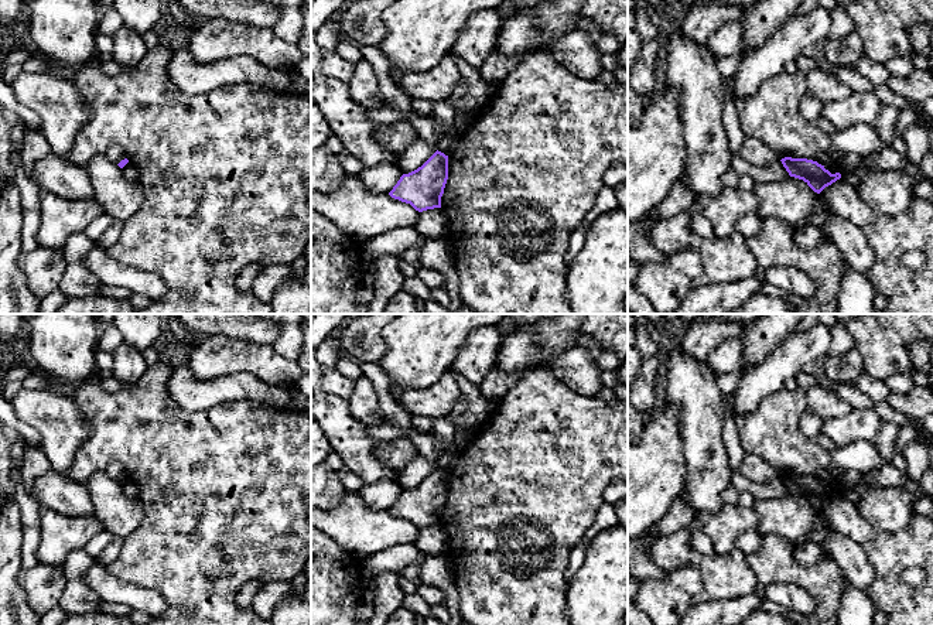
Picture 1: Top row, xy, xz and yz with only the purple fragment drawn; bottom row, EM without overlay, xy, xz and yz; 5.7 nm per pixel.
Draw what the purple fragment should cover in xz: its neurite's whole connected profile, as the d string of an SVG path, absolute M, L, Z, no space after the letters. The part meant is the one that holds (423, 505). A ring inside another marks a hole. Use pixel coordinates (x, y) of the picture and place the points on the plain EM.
M437 467L421 484L403 491L389 512L418 529L441 525L447 496L448 472Z

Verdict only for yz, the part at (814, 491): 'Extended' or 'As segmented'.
As segmented

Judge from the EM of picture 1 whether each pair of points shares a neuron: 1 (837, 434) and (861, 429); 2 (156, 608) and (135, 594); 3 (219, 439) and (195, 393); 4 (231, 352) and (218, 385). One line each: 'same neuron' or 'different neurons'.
1: same neuron
2: same neuron
3: different neurons
4: different neurons

